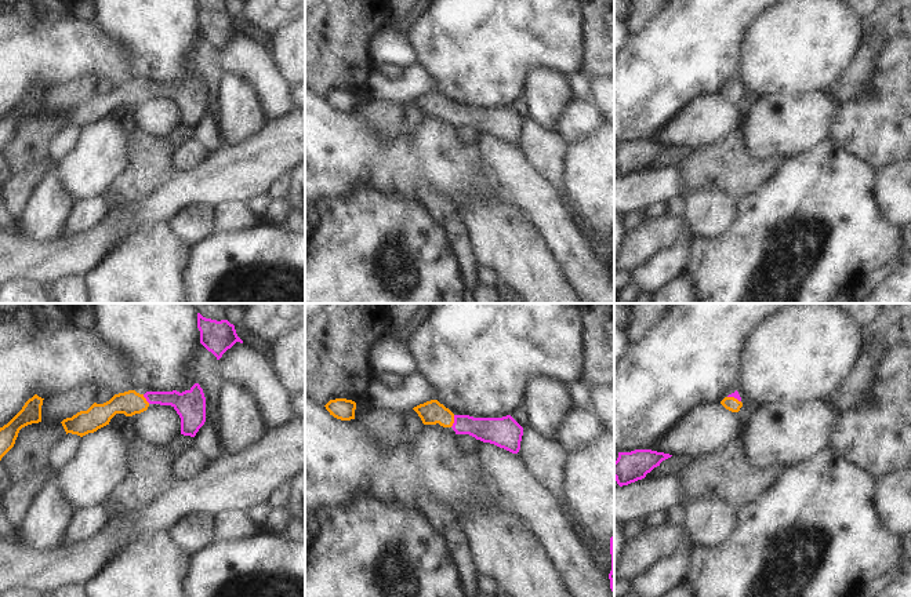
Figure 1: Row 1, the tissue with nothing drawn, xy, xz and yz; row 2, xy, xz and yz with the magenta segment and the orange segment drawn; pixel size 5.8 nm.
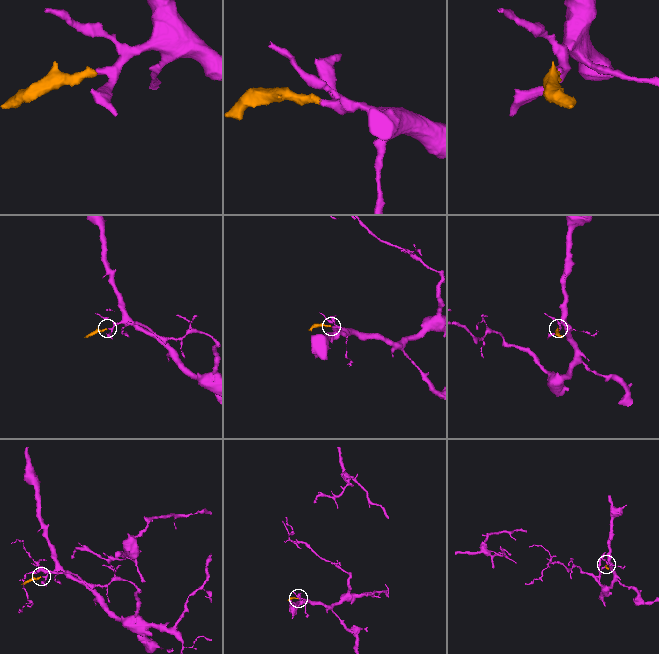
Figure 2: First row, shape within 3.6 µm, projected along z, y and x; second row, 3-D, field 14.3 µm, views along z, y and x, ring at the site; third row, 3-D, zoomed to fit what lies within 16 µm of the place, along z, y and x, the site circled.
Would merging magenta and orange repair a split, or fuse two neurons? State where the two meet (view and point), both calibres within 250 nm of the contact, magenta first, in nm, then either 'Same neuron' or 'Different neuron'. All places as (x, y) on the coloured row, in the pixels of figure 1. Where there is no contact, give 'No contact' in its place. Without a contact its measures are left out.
Touches magenta at xz (454, 421). Thickness 160 nm (magenta) against 140 nm. Same neuron.

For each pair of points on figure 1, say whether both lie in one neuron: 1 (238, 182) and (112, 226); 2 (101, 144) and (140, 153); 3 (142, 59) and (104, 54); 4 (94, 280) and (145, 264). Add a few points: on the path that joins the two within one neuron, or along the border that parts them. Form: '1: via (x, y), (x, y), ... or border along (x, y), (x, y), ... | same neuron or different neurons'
1: via (206, 185), (187, 188), (163, 204), (144, 211) | same neuron
2: border along (130, 134), (129, 164), (113, 179) | different neurons
3: border along (105, 33), (126, 51), (127, 64), (134, 80) | different neurons
4: via (106, 280), (129, 280), (133, 276) | same neuron

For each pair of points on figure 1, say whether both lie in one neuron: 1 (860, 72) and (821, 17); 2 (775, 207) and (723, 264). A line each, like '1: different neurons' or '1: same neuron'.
1: different neurons
2: same neuron

